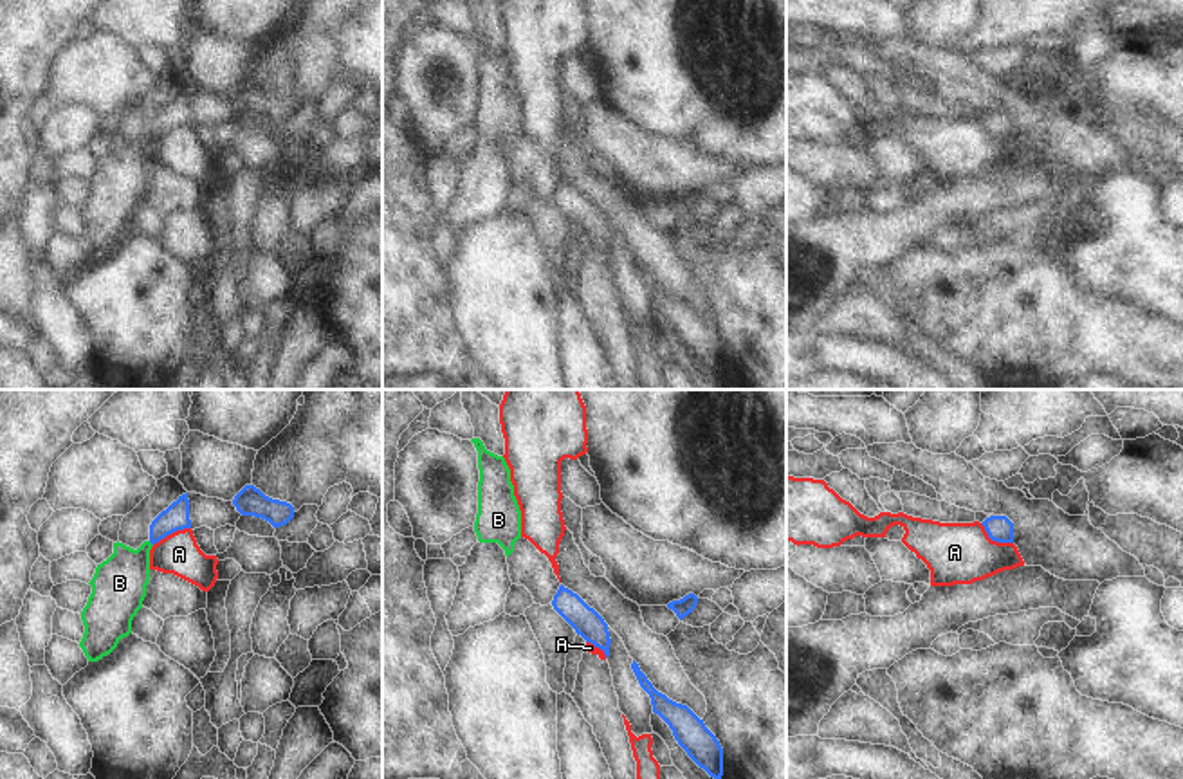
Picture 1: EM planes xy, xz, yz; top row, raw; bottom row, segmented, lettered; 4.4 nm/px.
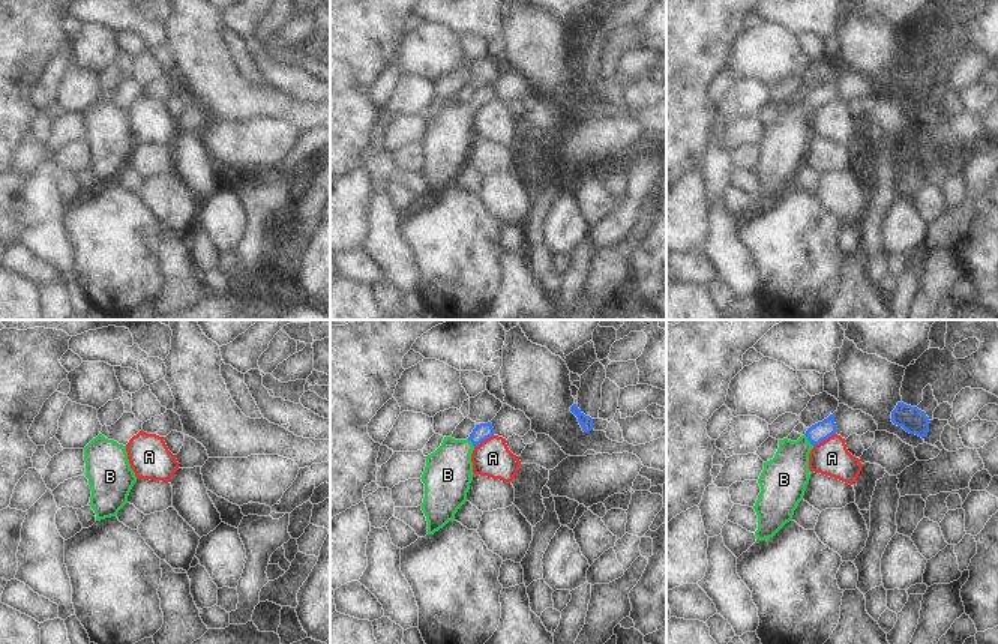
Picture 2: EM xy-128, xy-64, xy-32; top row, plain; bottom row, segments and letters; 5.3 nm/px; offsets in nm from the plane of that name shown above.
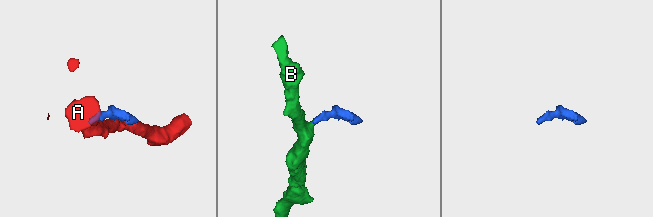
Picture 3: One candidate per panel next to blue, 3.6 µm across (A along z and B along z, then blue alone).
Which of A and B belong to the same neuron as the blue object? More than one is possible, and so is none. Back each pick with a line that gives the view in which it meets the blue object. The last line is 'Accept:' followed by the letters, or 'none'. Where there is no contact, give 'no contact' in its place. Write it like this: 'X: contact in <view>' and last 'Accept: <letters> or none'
B: no contact
Accept: B

